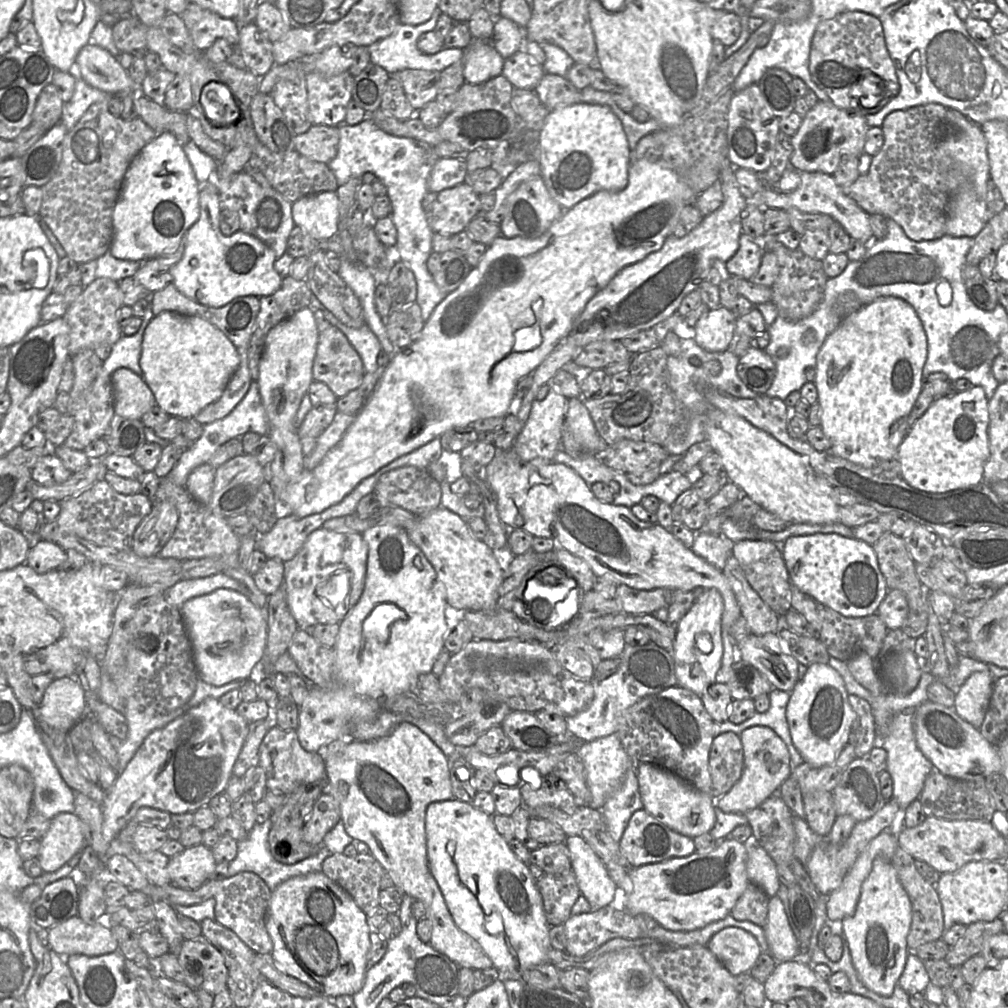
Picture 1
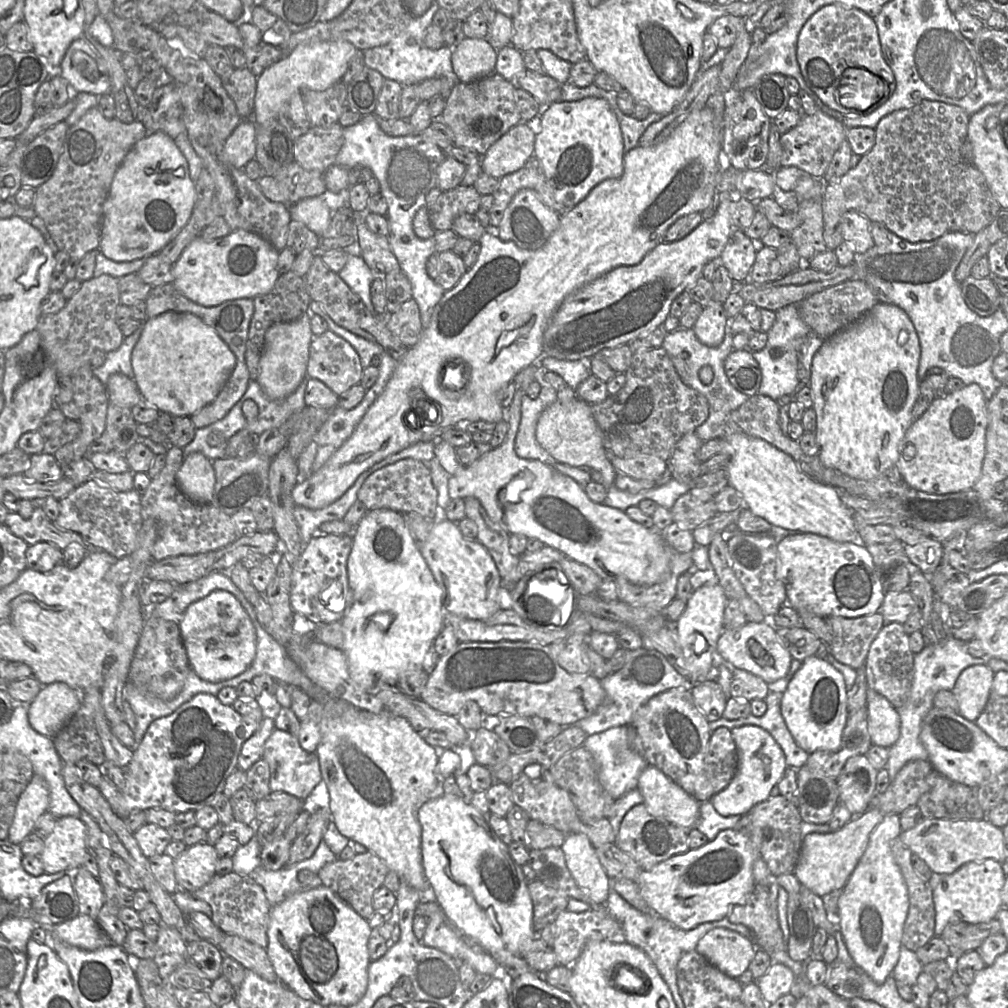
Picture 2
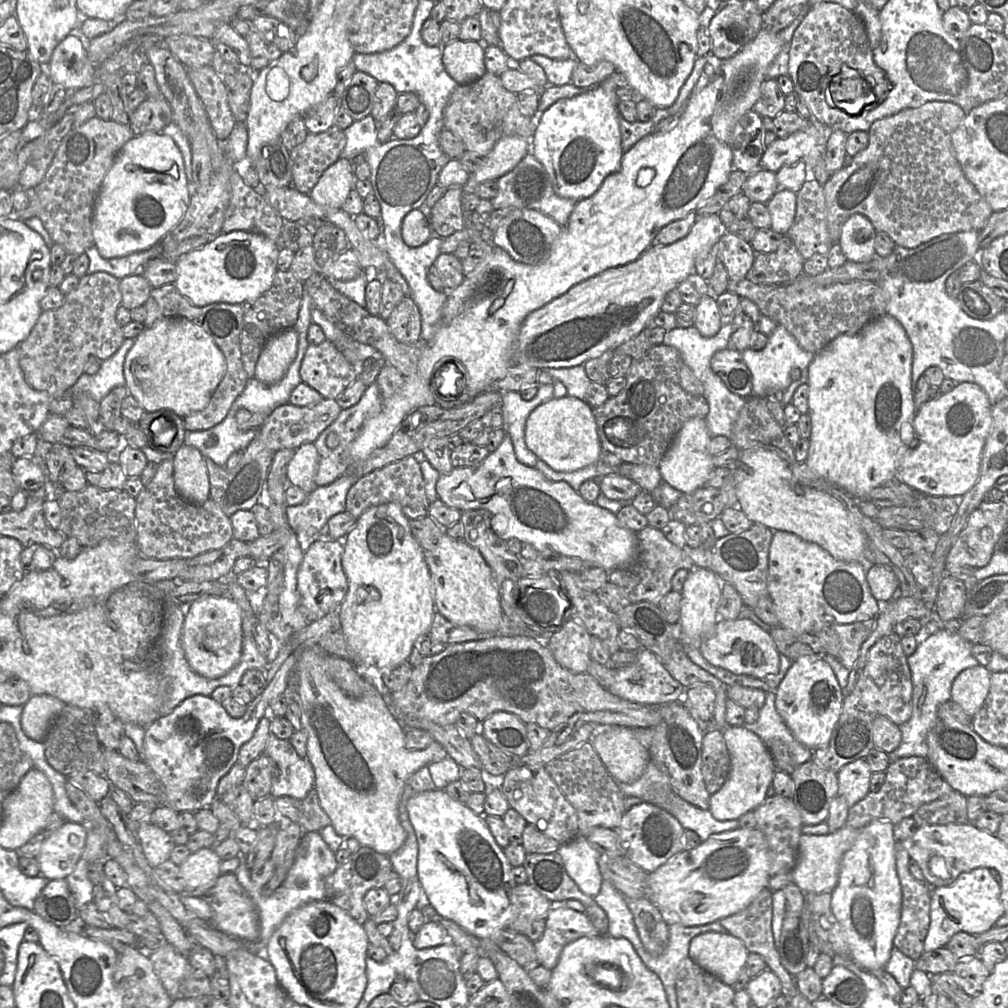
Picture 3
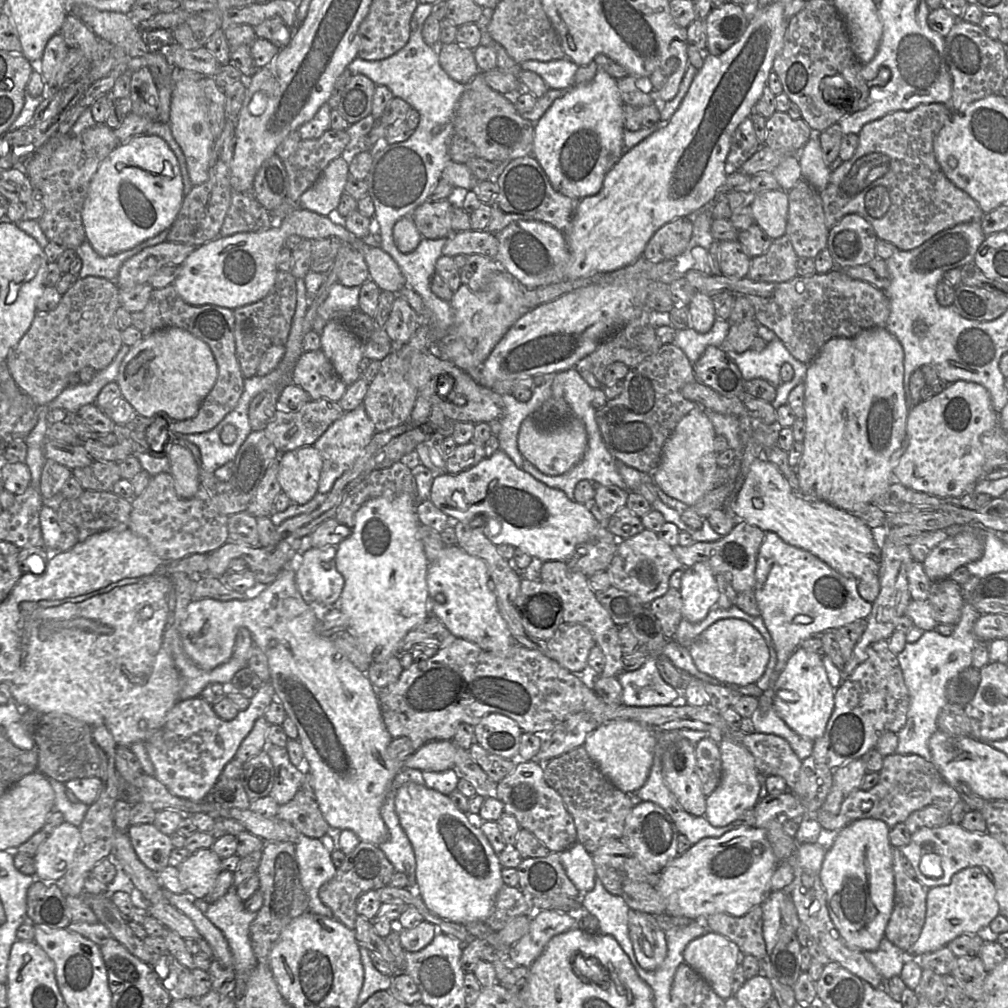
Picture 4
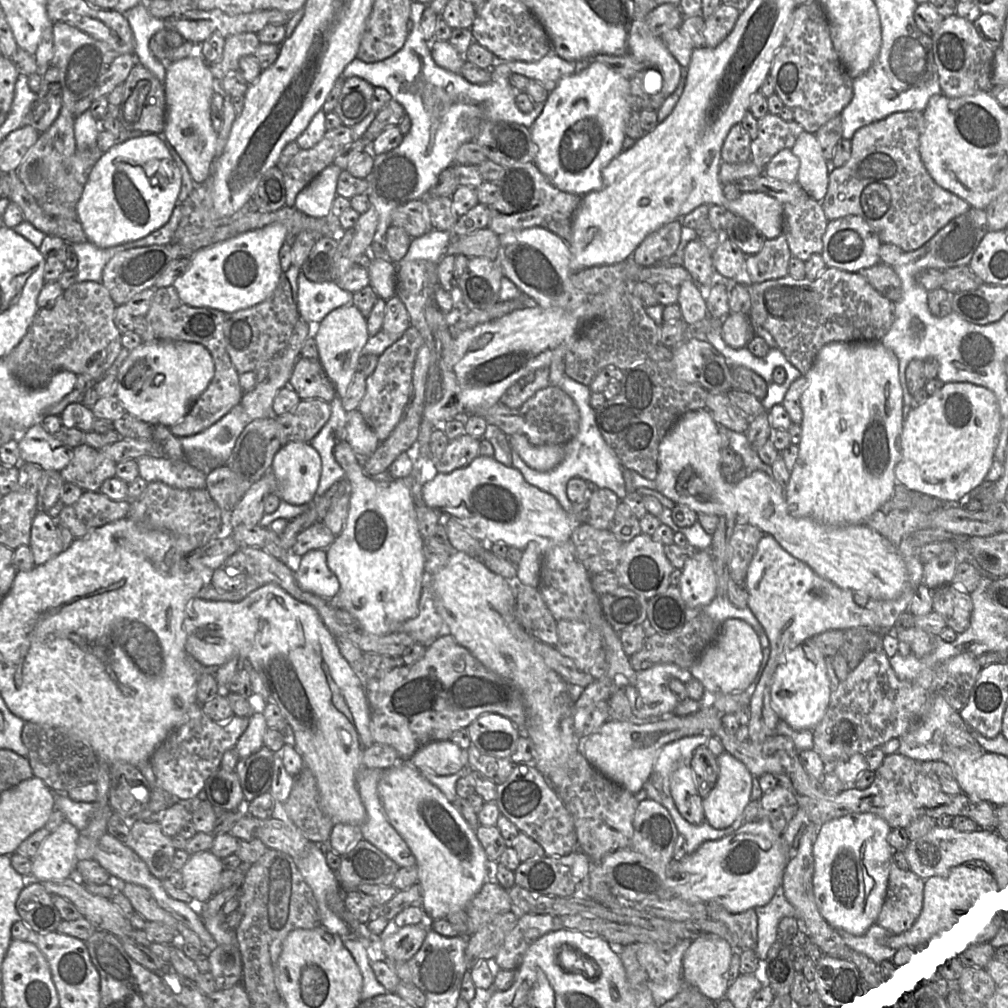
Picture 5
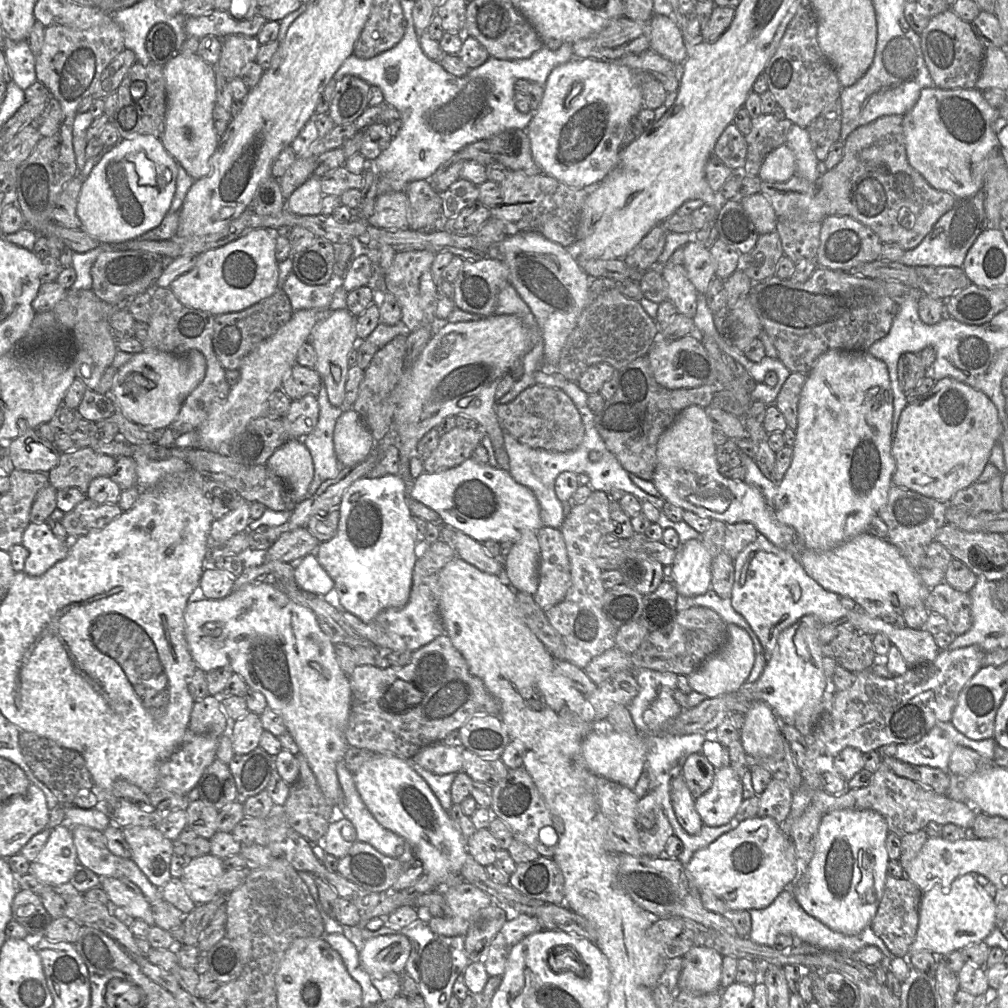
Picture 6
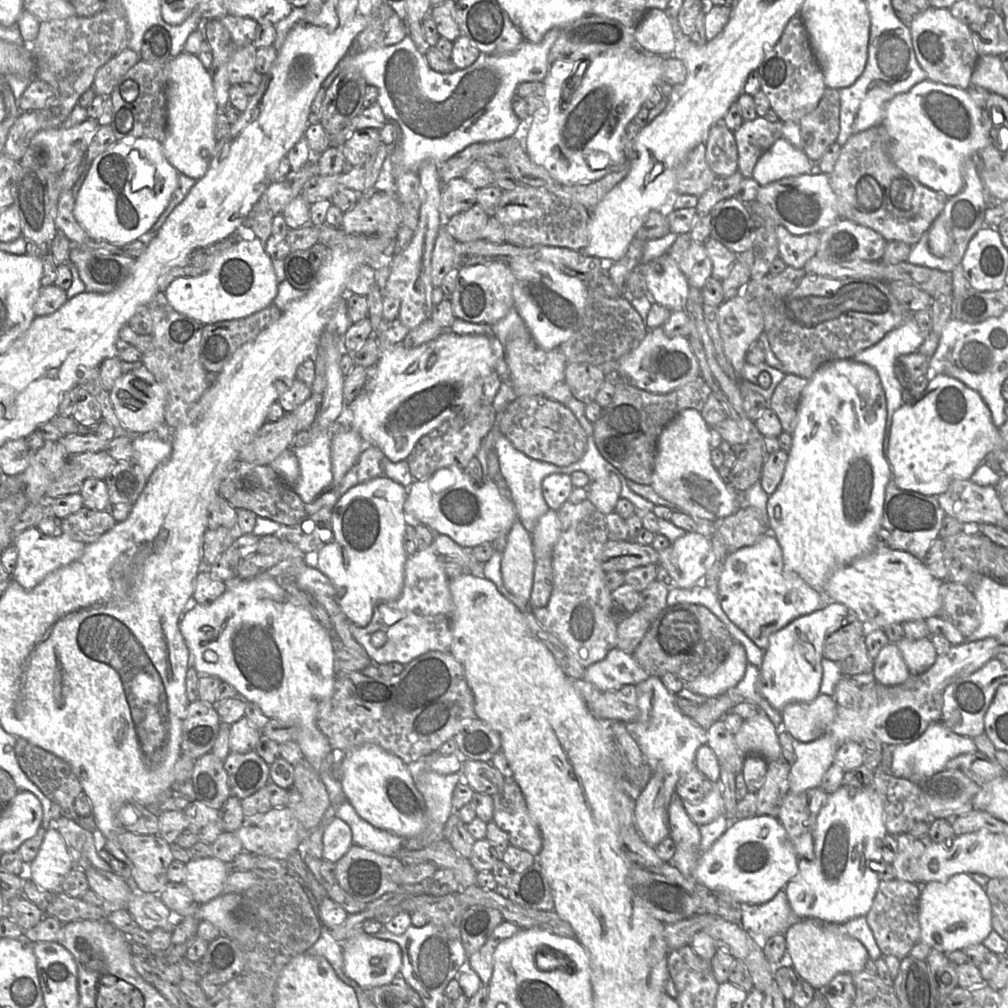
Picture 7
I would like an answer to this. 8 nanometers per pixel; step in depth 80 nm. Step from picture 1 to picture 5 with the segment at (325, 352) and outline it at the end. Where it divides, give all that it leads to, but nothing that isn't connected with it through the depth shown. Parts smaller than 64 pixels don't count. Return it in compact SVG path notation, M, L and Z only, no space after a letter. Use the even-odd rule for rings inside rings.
M300 357L288 385L297 392L301 400L314 398L330 402L337 397L334 384L318 359Z

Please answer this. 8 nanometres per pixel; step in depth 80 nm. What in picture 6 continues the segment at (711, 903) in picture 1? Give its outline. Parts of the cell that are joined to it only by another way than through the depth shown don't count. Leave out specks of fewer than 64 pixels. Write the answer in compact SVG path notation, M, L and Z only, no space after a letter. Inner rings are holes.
M757 816L741 821L735 829L696 851L684 870L692 890L708 891L733 910L749 911L768 907L781 891L790 887L797 874L797 862L794 845L782 825L771 817Z

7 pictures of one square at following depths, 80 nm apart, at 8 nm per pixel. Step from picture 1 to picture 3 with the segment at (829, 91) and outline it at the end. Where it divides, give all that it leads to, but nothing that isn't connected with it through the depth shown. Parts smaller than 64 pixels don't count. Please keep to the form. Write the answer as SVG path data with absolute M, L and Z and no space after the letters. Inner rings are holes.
M820 2L807 9L806 14L793 33L789 47L788 75L793 82L794 92L807 106L811 119L829 127L837 127L837 124L846 113L853 110L844 110L835 106L829 92L829 84L834 75L838 74L843 66L856 70L875 92L877 100L884 99L891 89L891 83L885 71L876 65L863 20L853 11L834 2Z

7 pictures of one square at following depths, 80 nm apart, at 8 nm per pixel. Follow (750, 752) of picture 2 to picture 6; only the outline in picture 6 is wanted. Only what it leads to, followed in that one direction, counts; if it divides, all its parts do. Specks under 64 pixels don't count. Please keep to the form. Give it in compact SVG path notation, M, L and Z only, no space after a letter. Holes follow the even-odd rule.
M728 765L716 769L710 789L695 799L703 823L716 827L729 823L744 800L740 777Z

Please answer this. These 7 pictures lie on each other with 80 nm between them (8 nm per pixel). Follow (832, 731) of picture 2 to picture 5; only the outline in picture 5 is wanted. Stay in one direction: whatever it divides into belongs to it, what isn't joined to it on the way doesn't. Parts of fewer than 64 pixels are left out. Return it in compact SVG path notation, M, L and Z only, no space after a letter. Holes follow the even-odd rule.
M807 639L789 651L775 670L771 703L779 719L794 729L813 730L826 712L831 690L824 658L812 639Z

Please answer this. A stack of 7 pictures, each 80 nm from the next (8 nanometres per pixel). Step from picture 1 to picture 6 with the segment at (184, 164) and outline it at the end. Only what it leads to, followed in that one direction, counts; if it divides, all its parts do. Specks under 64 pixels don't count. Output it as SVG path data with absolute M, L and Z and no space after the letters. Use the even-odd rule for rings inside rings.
M159 138L121 139L102 155L82 183L76 206L81 229L101 243L137 239L157 227L168 213L177 177L177 164Z

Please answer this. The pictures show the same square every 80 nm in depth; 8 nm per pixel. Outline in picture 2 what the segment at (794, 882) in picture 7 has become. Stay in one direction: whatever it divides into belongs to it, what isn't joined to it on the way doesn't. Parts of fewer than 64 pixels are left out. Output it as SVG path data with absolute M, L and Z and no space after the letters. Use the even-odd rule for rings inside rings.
M886 815L870 835L865 852L837 898L841 932L849 955L878 984L891 976L898 962L909 910L907 887L892 853L892 843L901 833L900 815Z

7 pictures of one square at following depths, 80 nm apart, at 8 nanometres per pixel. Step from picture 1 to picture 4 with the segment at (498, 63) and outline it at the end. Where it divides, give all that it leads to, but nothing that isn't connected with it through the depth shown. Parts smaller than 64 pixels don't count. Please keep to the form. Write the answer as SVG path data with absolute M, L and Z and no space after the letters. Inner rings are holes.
M454 41L439 44L437 51L441 67L457 82L467 84L480 72L473 49L463 47Z

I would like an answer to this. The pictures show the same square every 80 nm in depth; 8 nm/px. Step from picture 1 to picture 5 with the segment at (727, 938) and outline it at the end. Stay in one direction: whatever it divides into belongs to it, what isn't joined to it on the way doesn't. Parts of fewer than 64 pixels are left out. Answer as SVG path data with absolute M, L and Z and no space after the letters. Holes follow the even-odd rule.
M702 935L693 940L684 953L682 978L701 994L718 1002L729 988L727 972L733 948L717 935Z

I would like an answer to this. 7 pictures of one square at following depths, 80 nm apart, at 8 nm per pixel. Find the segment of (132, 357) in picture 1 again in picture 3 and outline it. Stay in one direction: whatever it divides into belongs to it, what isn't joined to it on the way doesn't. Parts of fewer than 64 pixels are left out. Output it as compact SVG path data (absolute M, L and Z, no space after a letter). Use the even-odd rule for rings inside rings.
M124 339L120 348L102 362L100 369L94 375L82 374L70 389L72 395L86 393L100 402L113 388L124 386L123 366L127 353L135 339Z

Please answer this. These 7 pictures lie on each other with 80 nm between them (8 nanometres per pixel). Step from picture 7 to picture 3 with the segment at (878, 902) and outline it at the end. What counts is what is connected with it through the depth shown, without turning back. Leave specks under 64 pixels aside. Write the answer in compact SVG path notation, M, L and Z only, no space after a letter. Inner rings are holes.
M896 842L894 846L896 870L902 889L902 907L900 924L894 937L894 946L906 956L917 960L924 952L924 941L930 926L931 891L926 881L918 881L909 871L910 856L903 847L902 842Z

